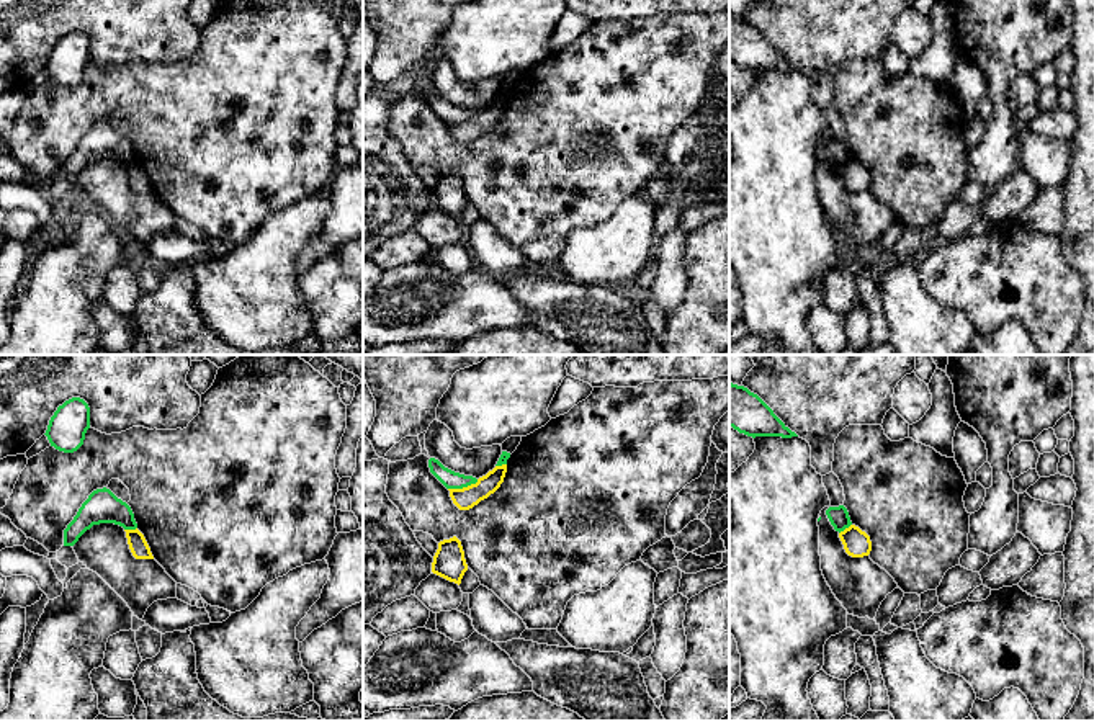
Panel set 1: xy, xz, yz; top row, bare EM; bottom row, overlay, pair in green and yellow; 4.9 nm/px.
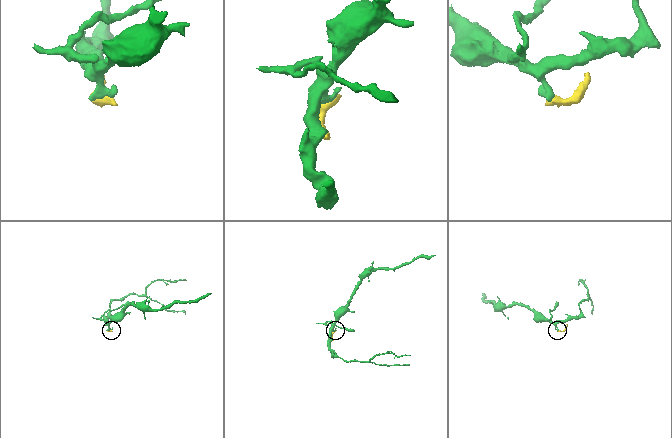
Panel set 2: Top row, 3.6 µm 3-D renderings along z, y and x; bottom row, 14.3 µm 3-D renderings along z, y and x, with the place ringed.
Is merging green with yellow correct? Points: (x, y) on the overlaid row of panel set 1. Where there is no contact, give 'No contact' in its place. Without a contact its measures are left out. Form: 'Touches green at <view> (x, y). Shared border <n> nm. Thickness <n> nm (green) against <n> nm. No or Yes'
Touches green at xz (463, 486). Shared border 160 nm. Thickness 90 nm (green) against 110 nm. No

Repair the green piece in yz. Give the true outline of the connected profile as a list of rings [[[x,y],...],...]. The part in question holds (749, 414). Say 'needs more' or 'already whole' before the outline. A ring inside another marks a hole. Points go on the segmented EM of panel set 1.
already whole; [[[729,383],[729,427],[747,437],[798,437],[744,386]]]

